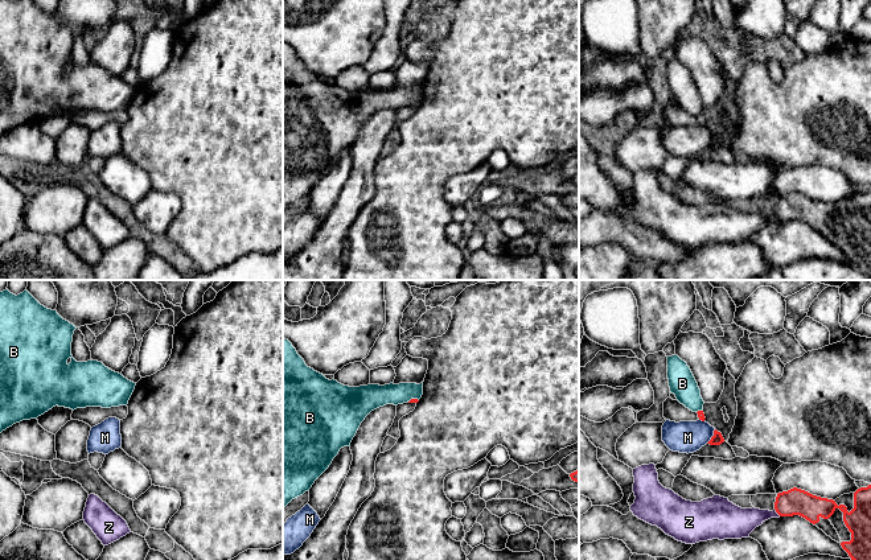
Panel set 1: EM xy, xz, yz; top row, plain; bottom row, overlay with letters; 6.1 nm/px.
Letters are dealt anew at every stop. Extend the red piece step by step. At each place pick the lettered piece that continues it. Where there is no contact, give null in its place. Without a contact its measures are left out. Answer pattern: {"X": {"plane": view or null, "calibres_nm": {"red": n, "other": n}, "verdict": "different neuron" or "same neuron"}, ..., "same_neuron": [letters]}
{"B": {"plane": "xz", "calibres_nm": {"red": 30, "other": 160}, "verdict": "different neuron"}, "M": {"plane": "yz", "calibres_nm": {"red": 70, "other": 190}, "verdict": "different neuron"}, "Z": {"plane": "yz", "calibres_nm": {"red": 160, "other": 180}, "verdict": "different neuron"}, "same_neuron": []}

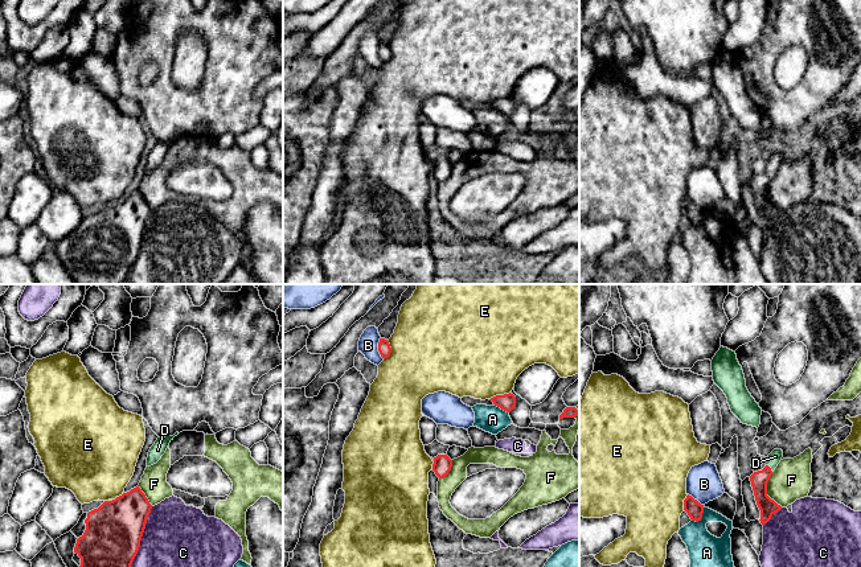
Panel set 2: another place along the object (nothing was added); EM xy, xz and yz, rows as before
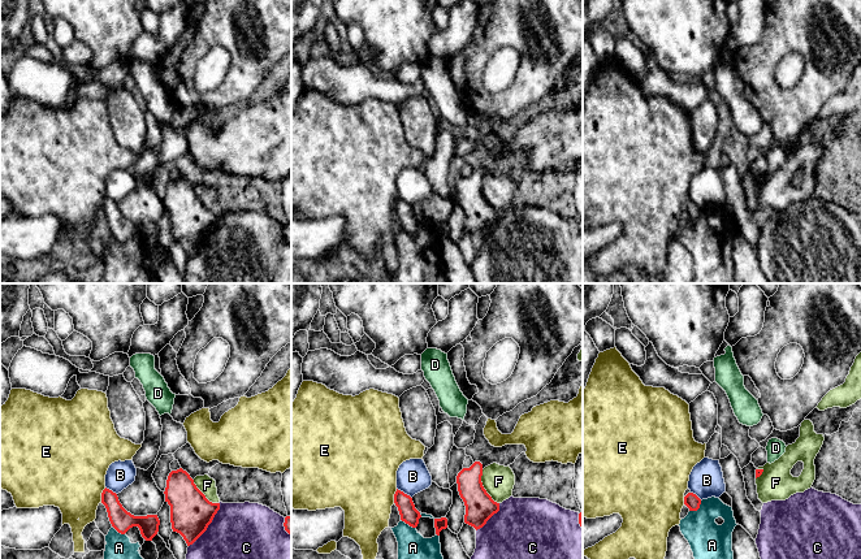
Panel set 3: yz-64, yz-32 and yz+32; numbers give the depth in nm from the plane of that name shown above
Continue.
{"A": {"plane": "yz", "calibres_nm": {"red": 100, "other": 260}, "verdict": "different neuron"}, "B": {"plane": "xz", "calibres_nm": {"red": 80, "other": 120}, "verdict": "different neuron"}, "C": {"plane": "xy", "calibres_nm": {"red": 340, "other": 500}, "verdict": "different neuron"}, "D": {"plane": "yz", "calibres_nm": {"red": 110, "other": 80}, "verdict": "same neuron"}, "E": {"plane": "xz", "calibres_nm": {"red": 110, "other": 480}, "verdict": "different neuron"}, "F": {"plane": "yz", "calibres_nm": {"red": 110, "other": 240}, "verdict": "different neuron"}, "same_neuron": ["D"]}

